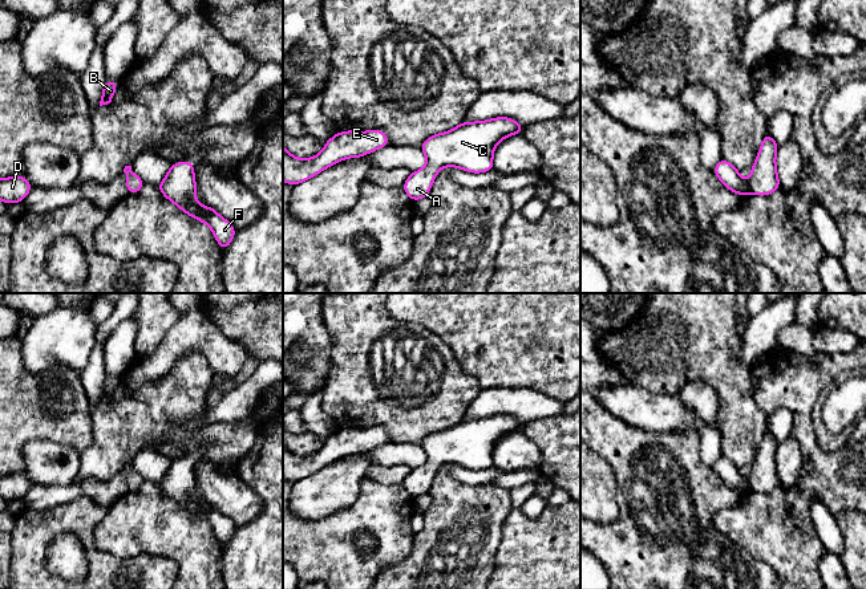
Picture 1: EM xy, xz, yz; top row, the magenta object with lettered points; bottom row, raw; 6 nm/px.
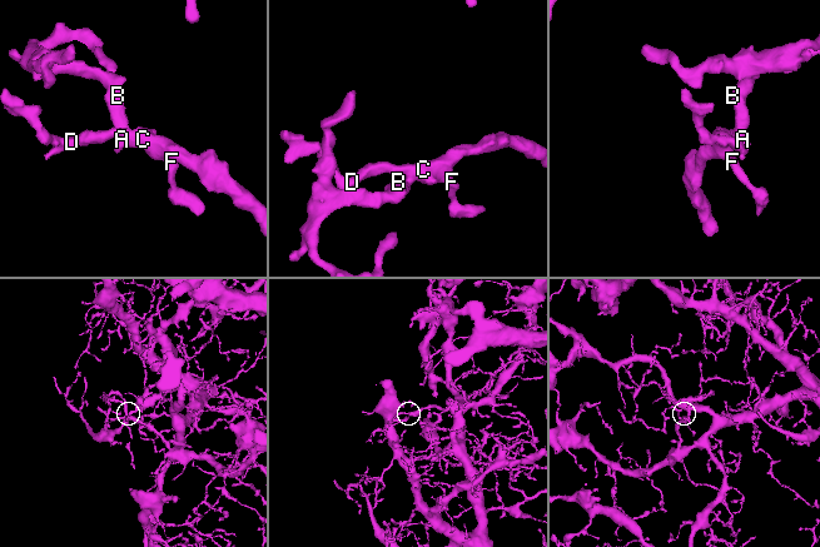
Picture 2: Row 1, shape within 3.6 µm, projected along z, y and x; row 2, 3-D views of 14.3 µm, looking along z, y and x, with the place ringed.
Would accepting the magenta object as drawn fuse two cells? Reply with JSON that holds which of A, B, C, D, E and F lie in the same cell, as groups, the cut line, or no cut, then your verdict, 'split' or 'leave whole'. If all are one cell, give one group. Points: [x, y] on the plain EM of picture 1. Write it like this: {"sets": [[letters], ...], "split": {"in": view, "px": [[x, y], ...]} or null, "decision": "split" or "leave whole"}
{"sets": [["A", "B", "C", "D", "E", "F"]], "split": null, "decision": "leave whole"}

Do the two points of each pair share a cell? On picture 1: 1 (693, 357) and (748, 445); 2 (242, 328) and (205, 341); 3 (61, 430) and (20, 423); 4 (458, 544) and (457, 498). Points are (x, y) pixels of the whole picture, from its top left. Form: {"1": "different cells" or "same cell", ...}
{"1": "same cell", "2": "different cells", "3": "same cell", "4": "same cell"}

